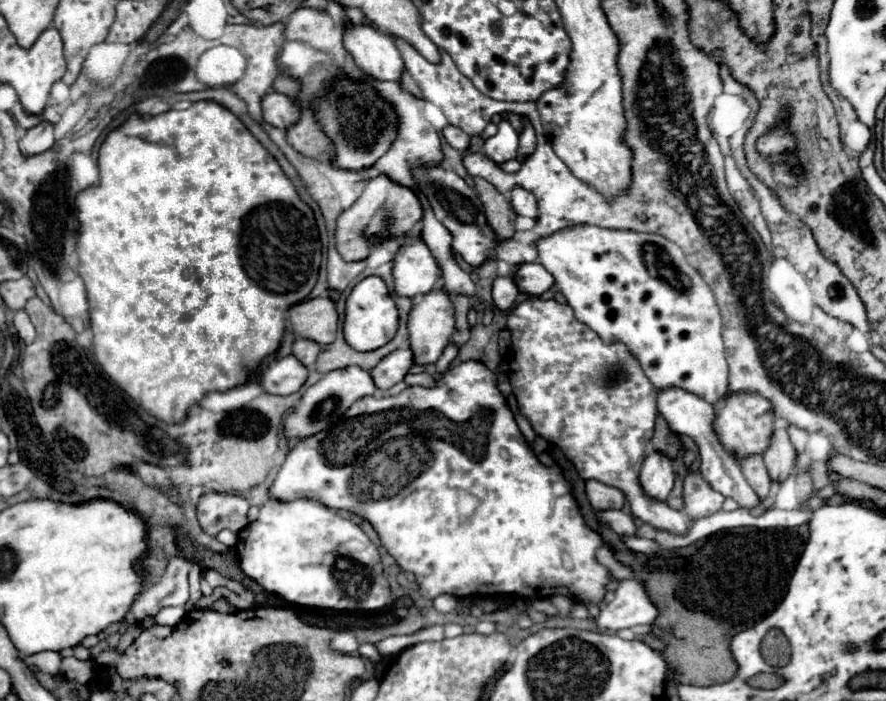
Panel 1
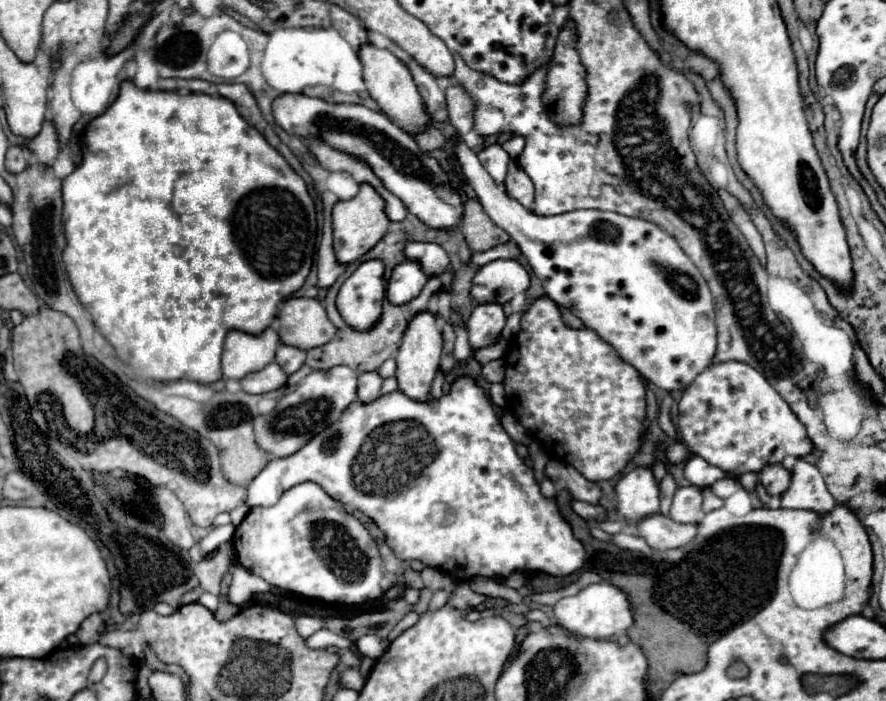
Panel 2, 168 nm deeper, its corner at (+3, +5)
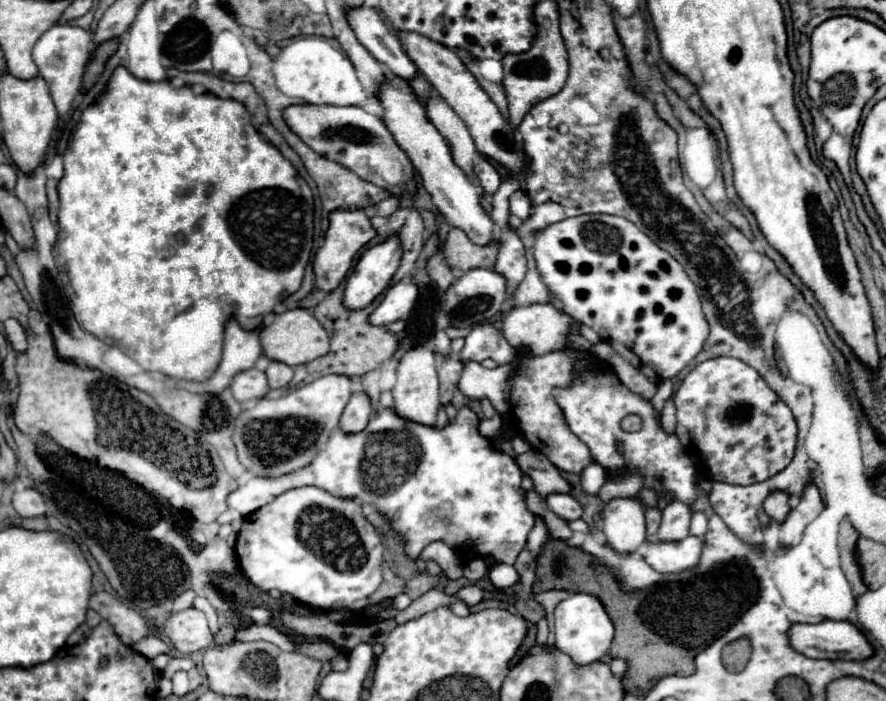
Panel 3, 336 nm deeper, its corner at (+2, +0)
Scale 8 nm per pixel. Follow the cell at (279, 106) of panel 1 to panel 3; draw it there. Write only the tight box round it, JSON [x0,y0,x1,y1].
[283,105,415,191]

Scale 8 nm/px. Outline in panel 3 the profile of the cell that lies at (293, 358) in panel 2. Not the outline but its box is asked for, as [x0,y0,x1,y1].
[265,361,293,389]

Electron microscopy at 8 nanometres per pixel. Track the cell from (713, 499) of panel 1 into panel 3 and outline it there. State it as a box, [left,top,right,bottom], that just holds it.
[653,503,691,541]

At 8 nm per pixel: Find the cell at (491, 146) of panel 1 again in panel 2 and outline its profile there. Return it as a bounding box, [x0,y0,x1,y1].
[478,142,510,184]

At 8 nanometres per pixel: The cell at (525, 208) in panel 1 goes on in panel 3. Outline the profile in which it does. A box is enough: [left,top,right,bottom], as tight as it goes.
[509,191,531,219]

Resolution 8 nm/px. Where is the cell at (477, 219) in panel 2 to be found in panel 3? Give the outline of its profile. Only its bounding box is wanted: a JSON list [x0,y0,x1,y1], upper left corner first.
[441,229,499,271]

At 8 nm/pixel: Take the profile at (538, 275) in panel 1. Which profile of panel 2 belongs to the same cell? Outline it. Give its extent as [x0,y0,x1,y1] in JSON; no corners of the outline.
[472,260,530,304]

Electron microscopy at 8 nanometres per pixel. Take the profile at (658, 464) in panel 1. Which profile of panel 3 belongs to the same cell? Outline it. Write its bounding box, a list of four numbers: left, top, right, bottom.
[603,499,645,553]

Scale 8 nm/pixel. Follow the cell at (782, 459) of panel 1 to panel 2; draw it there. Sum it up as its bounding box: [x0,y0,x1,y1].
[760,462,790,494]

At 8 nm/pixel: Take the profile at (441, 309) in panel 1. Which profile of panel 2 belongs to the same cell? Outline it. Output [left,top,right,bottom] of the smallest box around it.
[396,312,442,402]

